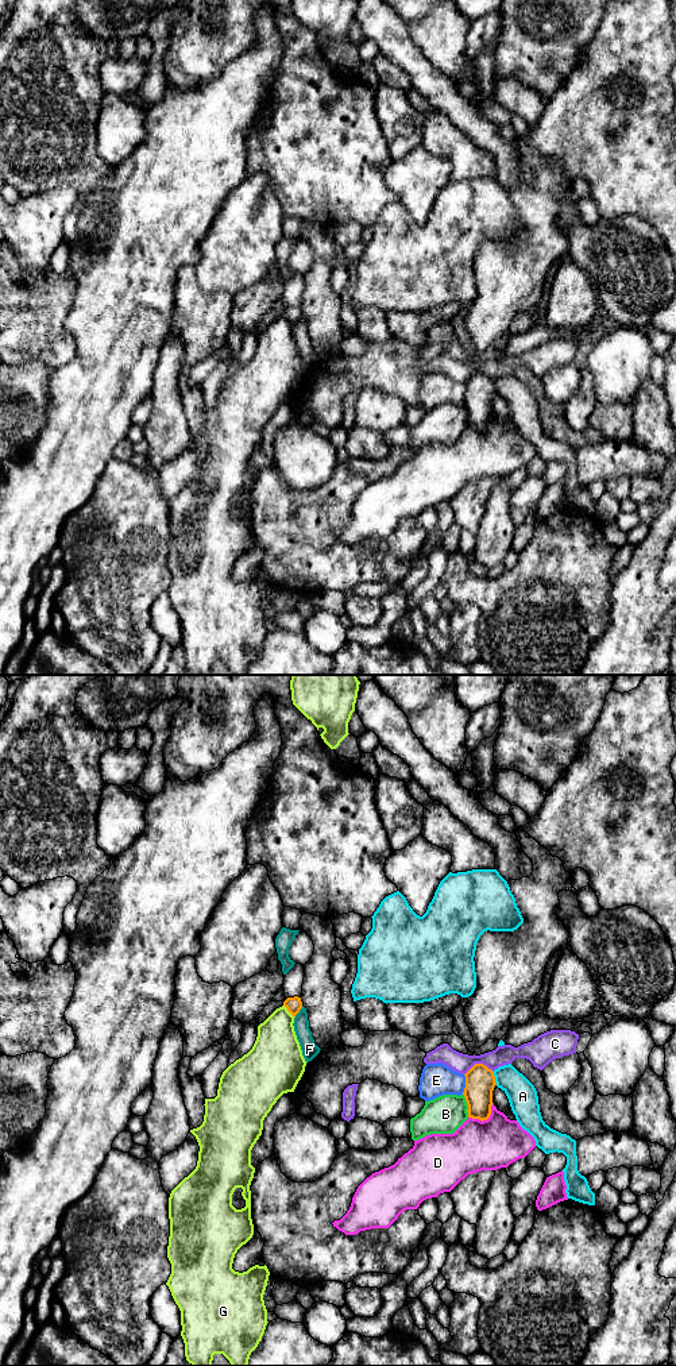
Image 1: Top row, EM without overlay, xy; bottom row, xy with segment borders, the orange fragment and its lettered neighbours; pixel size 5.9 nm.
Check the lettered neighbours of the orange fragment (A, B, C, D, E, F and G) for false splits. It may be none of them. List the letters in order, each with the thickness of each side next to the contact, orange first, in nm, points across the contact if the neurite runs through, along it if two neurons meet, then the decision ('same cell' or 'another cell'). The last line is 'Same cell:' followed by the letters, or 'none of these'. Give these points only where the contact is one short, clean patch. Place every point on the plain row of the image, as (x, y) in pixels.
A: 180 nm thick on the orange side, 180 nm on the other; another cell
B: 180 nm thick on the orange side, 220 nm on the other; another cell
C: 180 nm thick on the orange side, 120 nm on the other; another cell
D: 180 nm thick on the orange side, 300 nm on the other; another cell
E: 180 nm thick on the orange side, 190 nm on the other; another cell
F: 90 nm thick on the orange side, 100 nm on the other; border along xy (302, 315), (294, 327); another cell
G: 90 nm thick on the orange side, 280 nm on the other; another cell
Same cell: none of these

